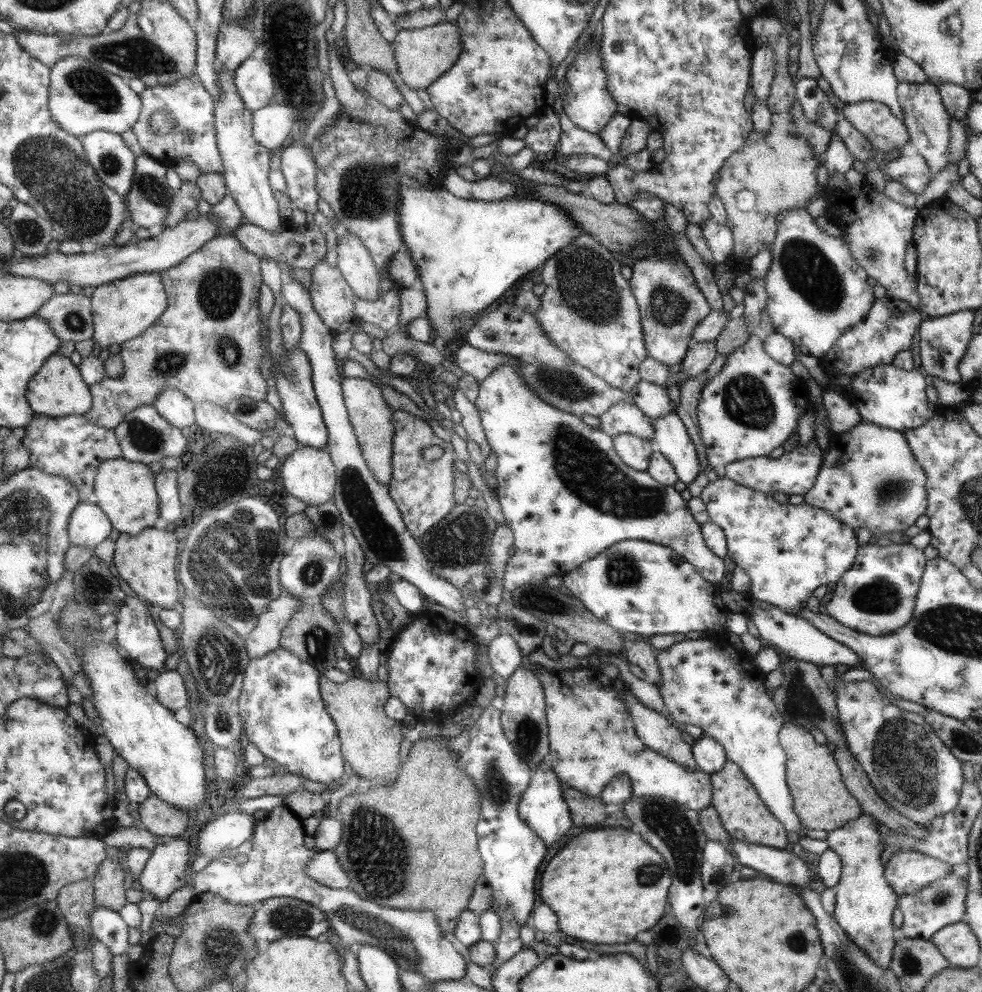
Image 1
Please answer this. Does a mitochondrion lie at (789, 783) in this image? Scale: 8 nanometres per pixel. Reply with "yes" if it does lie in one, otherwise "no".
no

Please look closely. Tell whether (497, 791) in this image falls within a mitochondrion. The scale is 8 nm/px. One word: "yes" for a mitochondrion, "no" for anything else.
yes

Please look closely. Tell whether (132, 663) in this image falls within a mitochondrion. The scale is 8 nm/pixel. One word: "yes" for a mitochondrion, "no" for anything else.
no

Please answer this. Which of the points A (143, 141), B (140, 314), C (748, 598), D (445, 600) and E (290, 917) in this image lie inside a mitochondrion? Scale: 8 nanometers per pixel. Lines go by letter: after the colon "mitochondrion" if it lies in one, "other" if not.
A: other
B: other
C: other
D: other
E: mitochondrion

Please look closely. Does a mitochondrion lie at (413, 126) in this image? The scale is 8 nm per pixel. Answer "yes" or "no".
no

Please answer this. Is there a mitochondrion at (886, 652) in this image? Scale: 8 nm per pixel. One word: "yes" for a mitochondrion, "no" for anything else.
no

